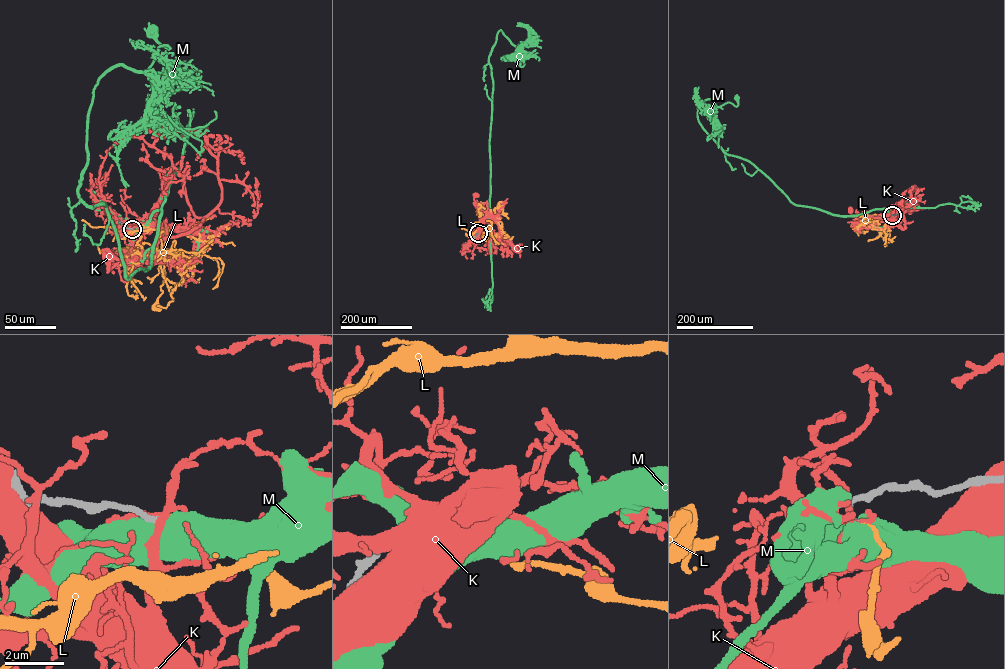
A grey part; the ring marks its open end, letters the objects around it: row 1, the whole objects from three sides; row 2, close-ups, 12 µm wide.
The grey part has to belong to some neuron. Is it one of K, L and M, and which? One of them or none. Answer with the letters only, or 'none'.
L

